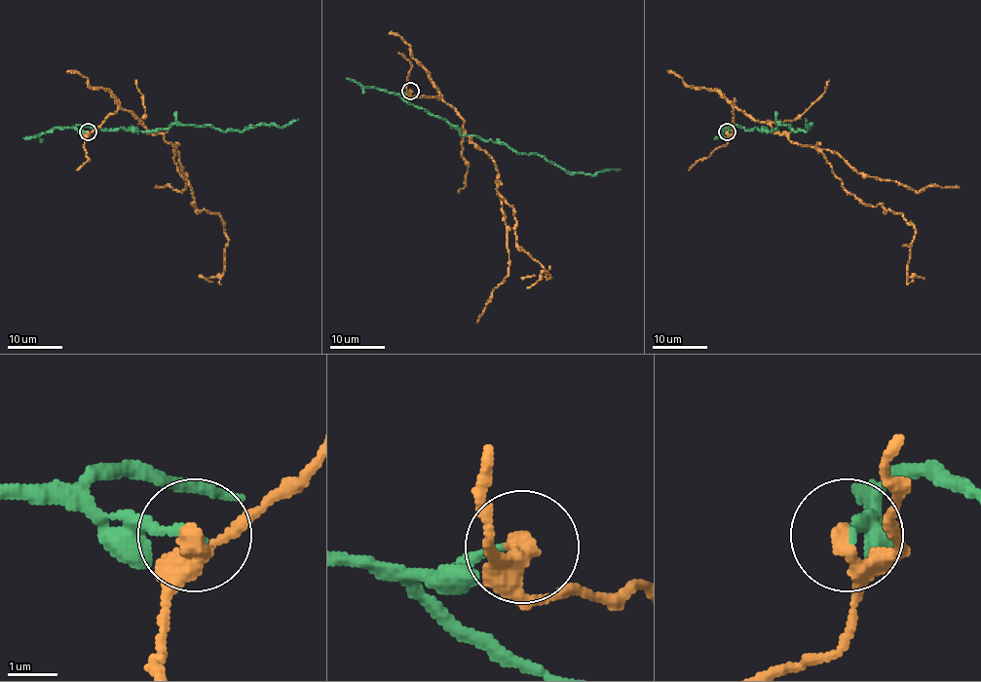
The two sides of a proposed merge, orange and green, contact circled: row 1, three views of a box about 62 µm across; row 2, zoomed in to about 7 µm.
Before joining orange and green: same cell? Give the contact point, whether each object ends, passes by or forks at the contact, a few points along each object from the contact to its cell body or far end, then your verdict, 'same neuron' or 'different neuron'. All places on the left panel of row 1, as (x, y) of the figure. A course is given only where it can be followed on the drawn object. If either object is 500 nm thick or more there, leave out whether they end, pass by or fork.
place (88, 132); orange ends; green ends; course orange (89, 132), (122, 107), (175, 146), (193, 207), (216, 212), (228, 240), (223, 272), (212, 282), (199, 275); course green (89, 132), (76, 127), (157, 131), (173, 124), (243, 131), (262, 124), (282, 127), (298, 119); different neuron

